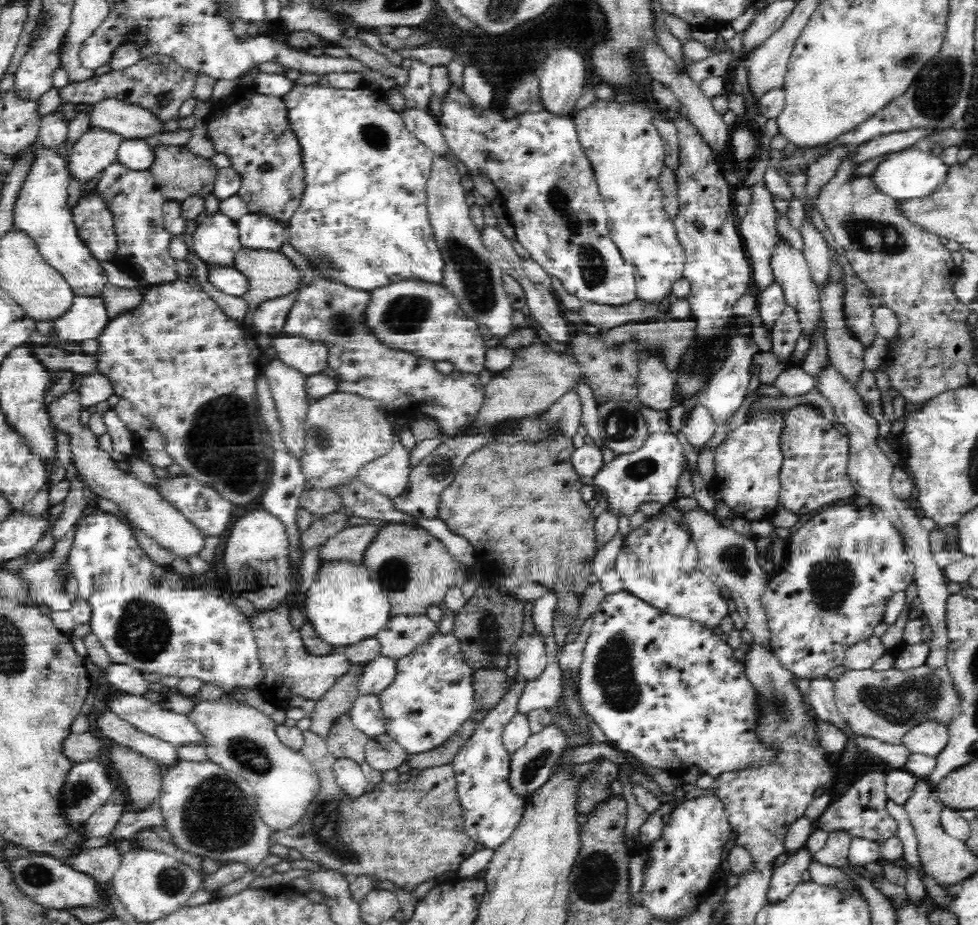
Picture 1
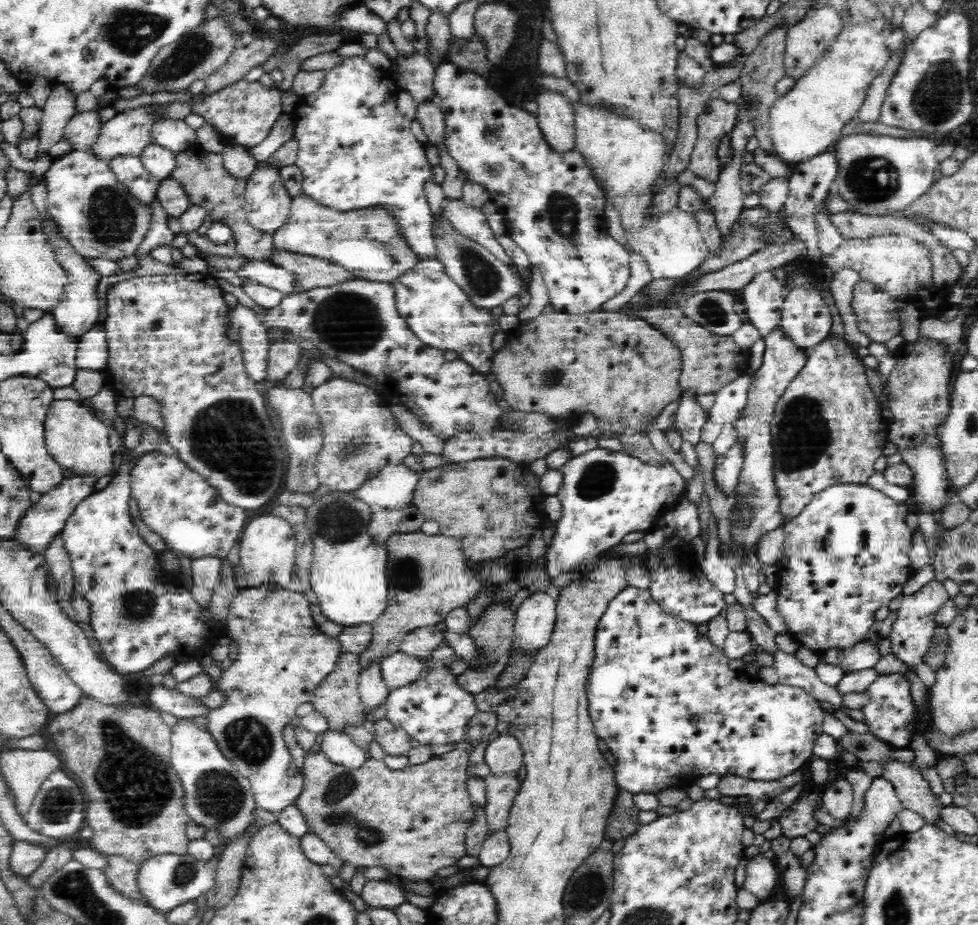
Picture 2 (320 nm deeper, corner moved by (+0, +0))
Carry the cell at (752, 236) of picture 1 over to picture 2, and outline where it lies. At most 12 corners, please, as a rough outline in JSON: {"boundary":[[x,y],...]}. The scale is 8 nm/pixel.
{"boundary":[[770,268],[742,288],[748,320],[765,340],[779,326],[782,285]]}

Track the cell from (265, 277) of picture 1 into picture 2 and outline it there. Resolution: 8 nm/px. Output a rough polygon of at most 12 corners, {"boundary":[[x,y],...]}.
{"boundary":[[273,250],[271,264],[295,277],[295,292],[356,279],[333,262]]}

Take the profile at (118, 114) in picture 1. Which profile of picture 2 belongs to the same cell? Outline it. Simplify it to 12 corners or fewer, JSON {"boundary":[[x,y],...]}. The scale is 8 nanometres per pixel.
{"boundary":[[162,119],[151,128],[153,143],[174,153],[197,144],[184,119]]}

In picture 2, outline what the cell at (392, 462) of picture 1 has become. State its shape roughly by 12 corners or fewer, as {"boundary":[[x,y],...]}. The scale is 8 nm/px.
{"boundary":[[386,466],[353,495],[374,509],[402,511],[419,475]]}

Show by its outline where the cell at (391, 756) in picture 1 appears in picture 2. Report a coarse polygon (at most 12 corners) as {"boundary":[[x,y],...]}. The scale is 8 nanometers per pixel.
{"boundary":[[387,718],[367,731],[385,754],[407,755],[415,745],[403,728]]}

